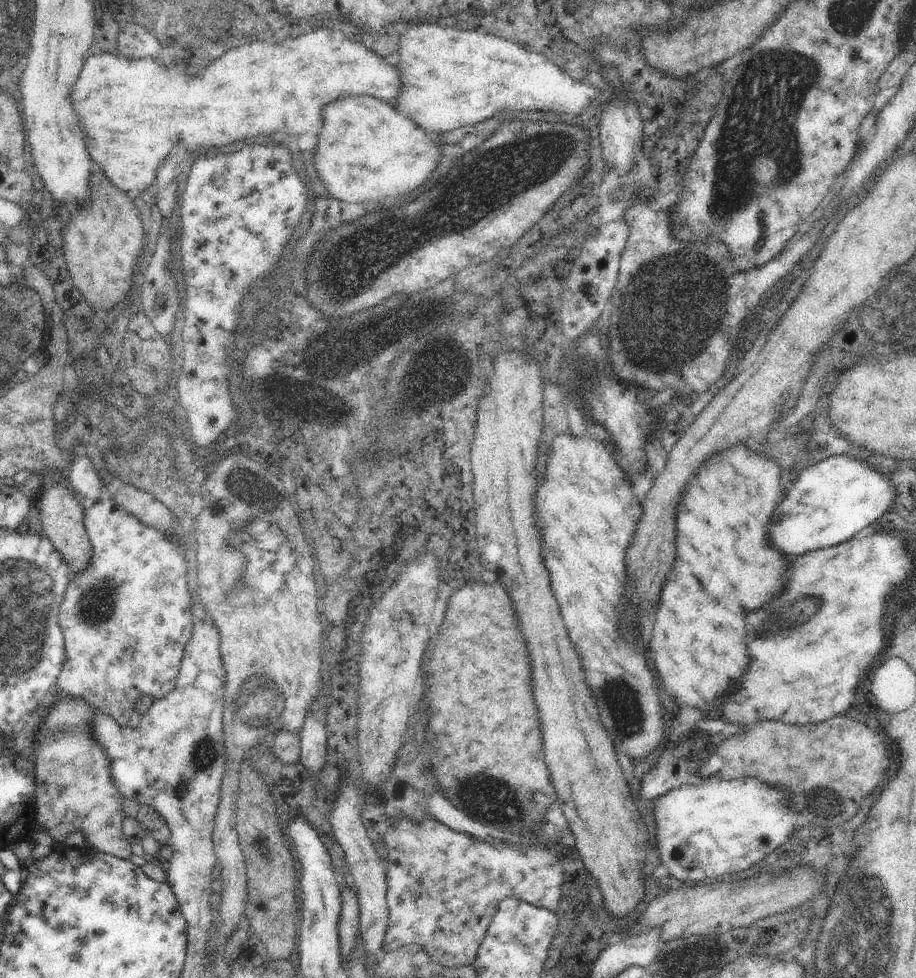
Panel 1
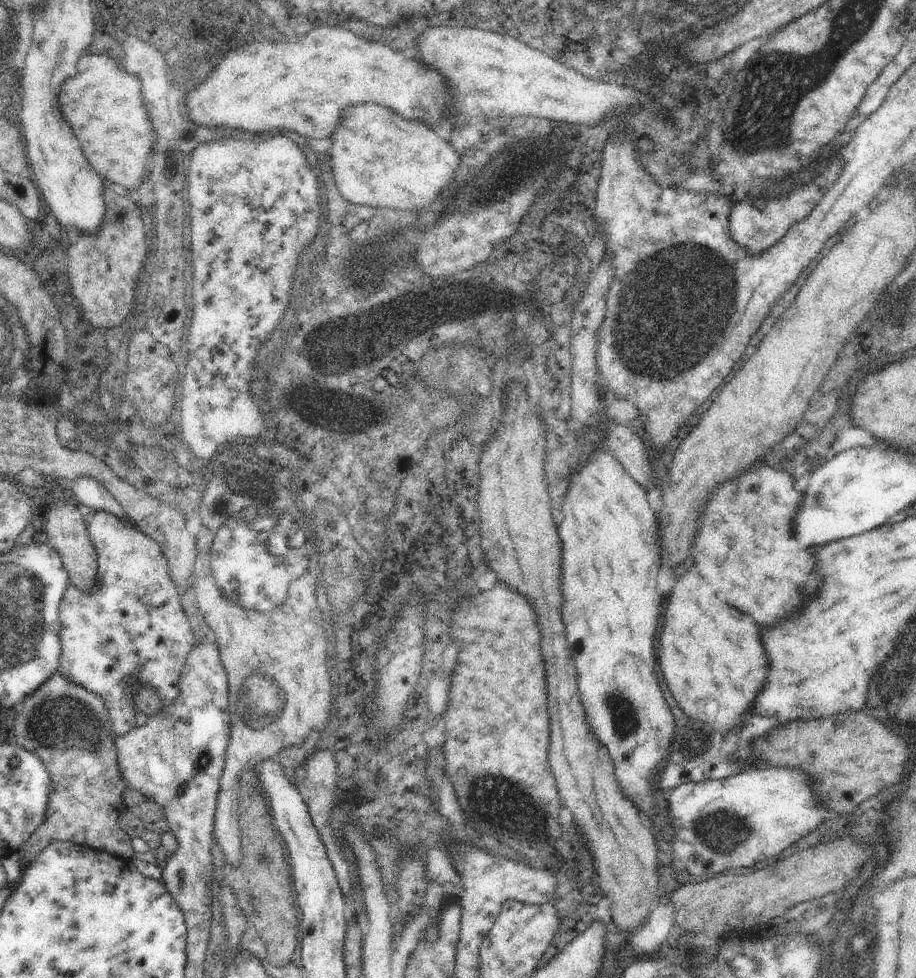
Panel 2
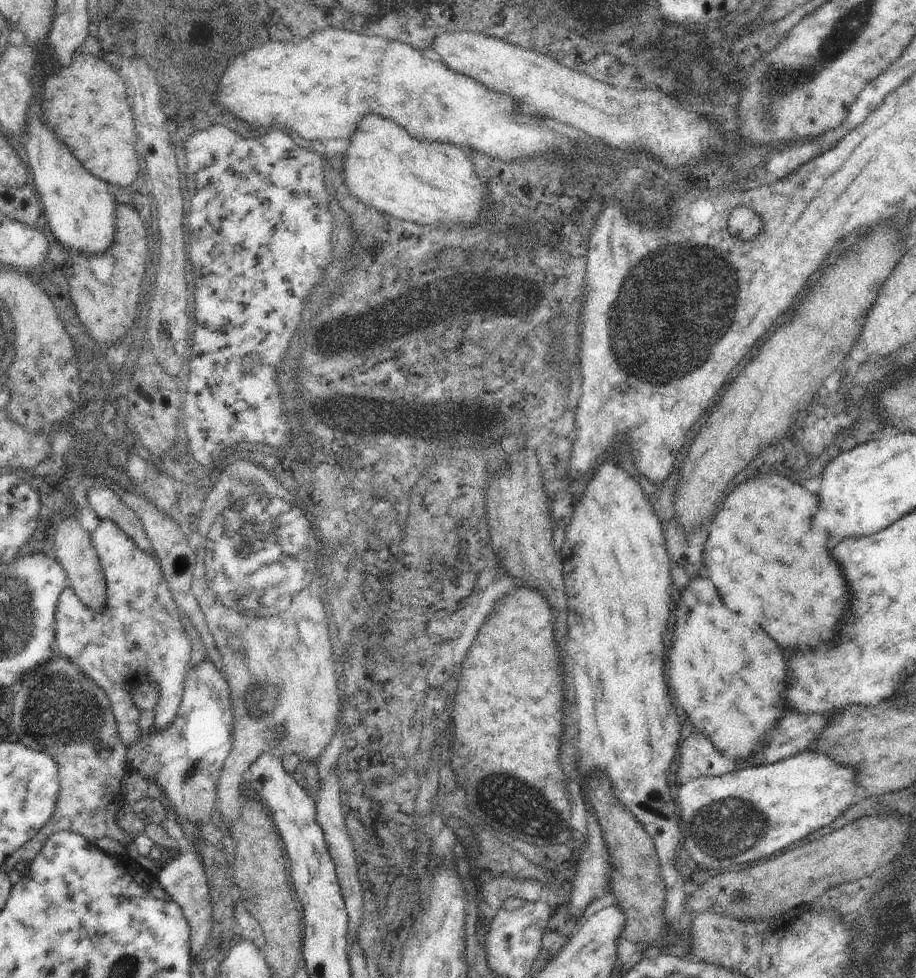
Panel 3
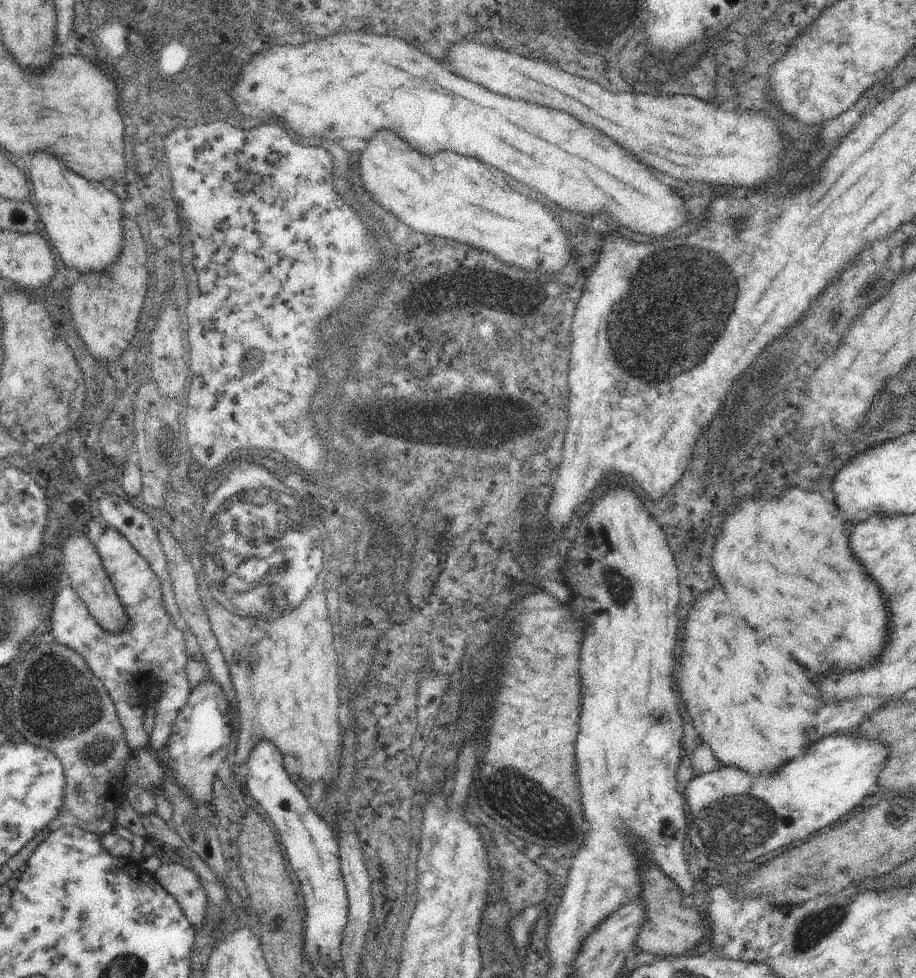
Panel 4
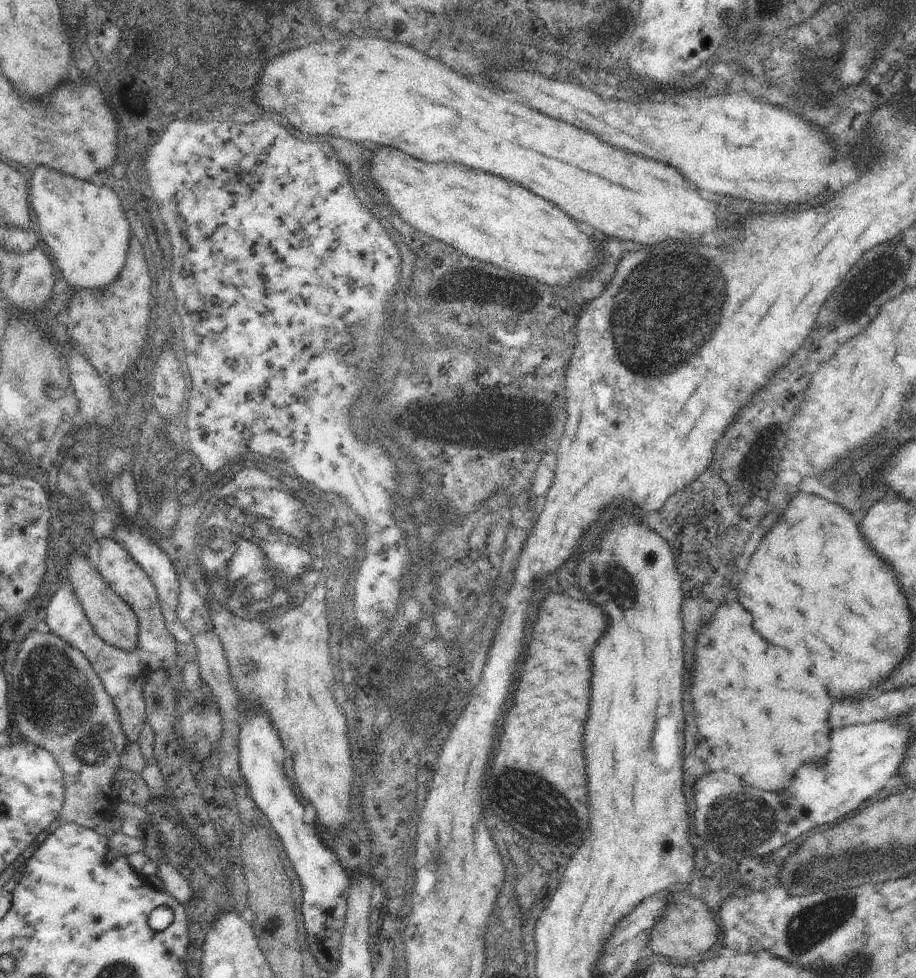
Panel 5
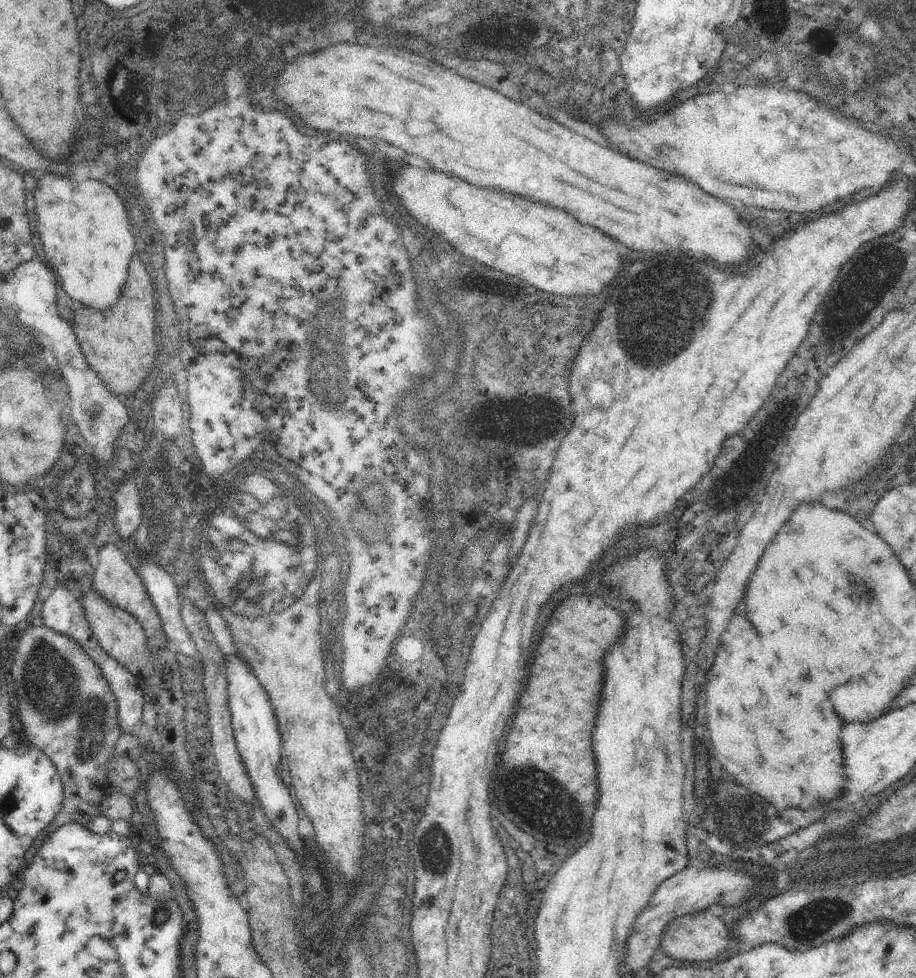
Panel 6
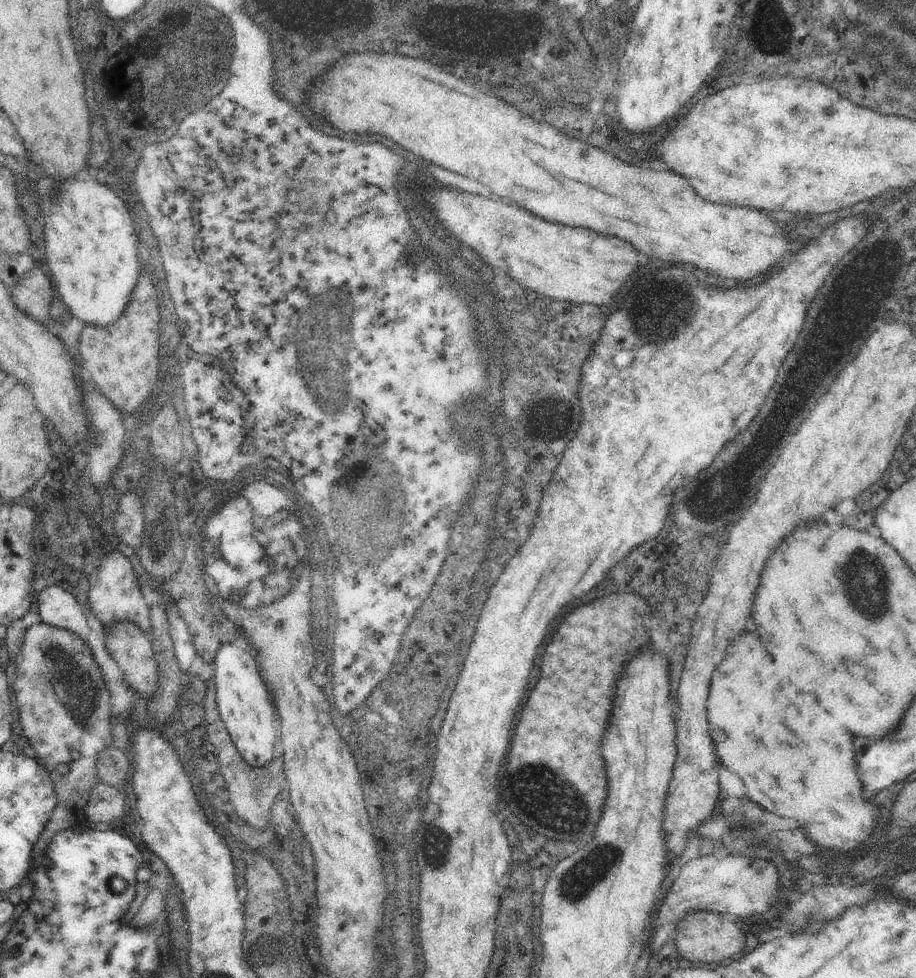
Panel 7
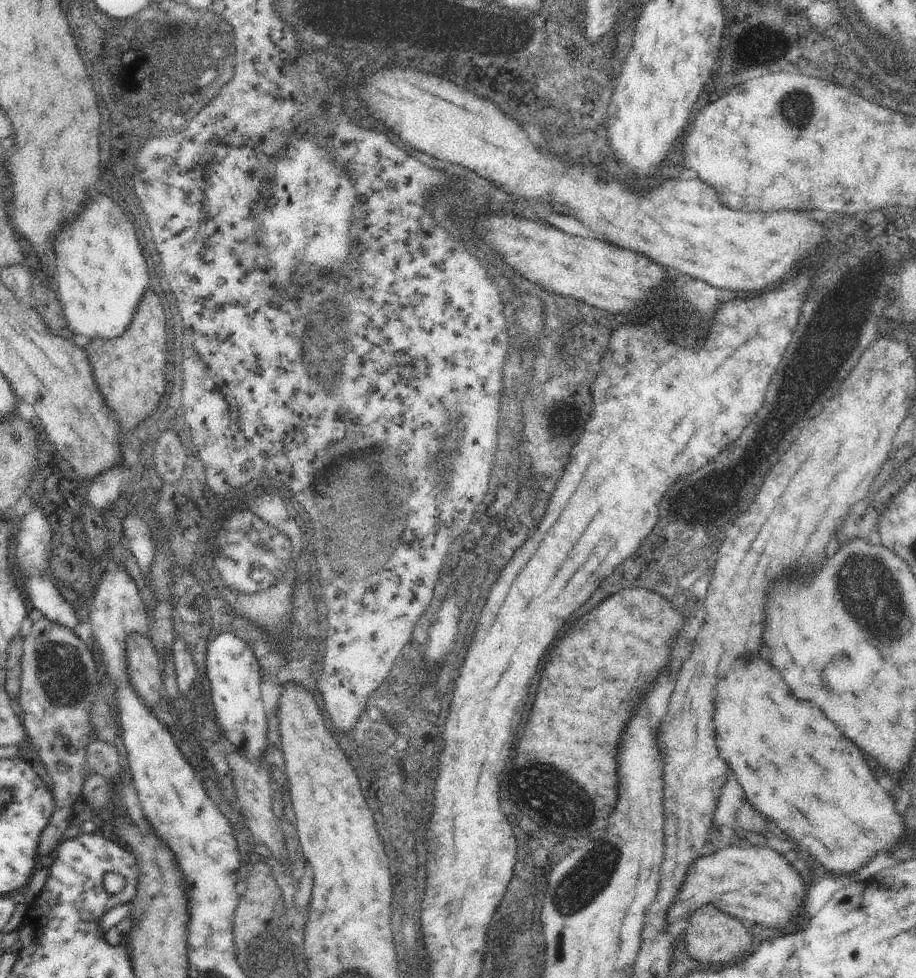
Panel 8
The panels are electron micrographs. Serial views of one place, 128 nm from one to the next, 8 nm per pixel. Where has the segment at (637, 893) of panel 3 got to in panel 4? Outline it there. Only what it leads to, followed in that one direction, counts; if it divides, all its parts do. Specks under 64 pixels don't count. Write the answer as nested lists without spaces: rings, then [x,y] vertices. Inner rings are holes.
[[[654,864],[646,866],[646,868],[640,872],[640,876],[642,876],[642,884],[640,884],[640,888],[644,886],[644,890],[640,892],[637,901],[644,906],[646,916],[644,916],[644,922],[642,922],[642,926],[640,926],[638,936],[636,936],[636,940],[634,940],[636,951],[645,950],[652,954],[660,954],[660,956],[667,958],[679,957],[684,954],[692,955],[694,946],[696,946],[706,934],[712,936],[710,930],[708,930],[707,922],[704,922],[703,916],[700,916],[698,908],[693,906],[688,899],[680,896],[680,889],[678,886],[674,886],[671,879],[662,872],[659,866],[654,866]]]

